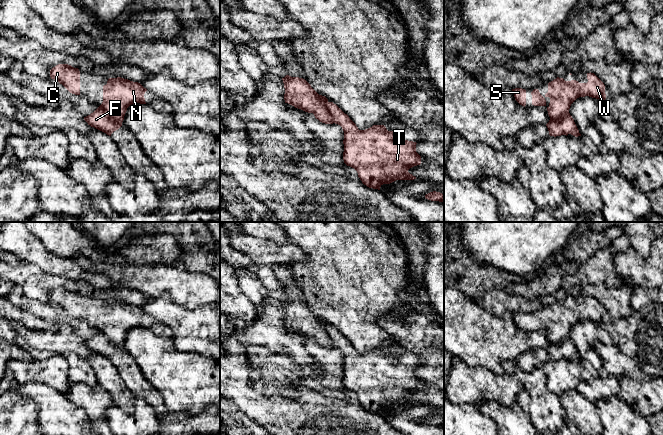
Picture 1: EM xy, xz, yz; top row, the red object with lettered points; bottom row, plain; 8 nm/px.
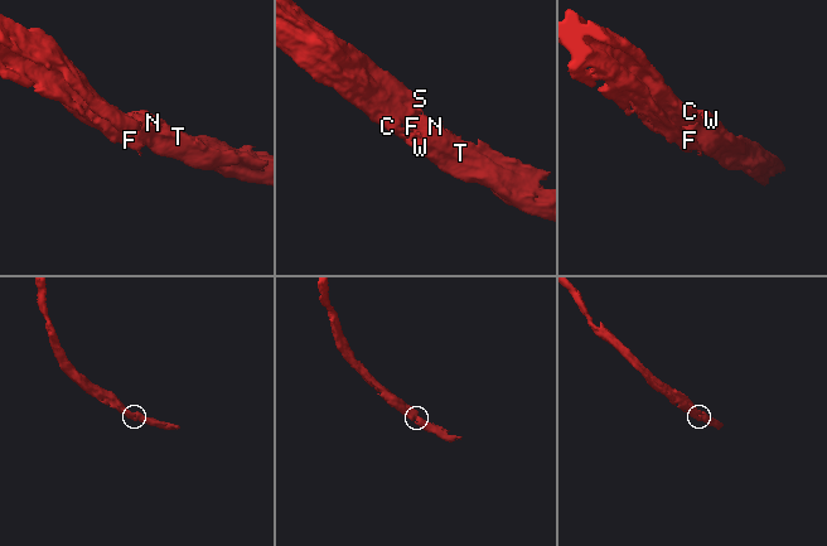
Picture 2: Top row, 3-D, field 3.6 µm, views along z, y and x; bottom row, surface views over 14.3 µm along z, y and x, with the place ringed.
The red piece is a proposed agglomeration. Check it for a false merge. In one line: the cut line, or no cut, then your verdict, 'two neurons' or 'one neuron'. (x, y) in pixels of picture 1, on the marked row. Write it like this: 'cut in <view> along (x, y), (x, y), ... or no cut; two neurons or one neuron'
cut in xz along (319, 95), (326, 104), (333, 122); two neurons

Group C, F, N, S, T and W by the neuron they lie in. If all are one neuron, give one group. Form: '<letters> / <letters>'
C N S T W / F

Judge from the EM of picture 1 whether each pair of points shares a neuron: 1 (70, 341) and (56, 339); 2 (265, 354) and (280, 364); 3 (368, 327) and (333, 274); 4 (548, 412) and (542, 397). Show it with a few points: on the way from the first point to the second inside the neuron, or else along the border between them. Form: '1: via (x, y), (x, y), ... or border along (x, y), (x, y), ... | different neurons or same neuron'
1: via (67, 341), (59, 341) | same neuron
2: via (269, 358), (276, 364) | same neuron
3: via (355, 315), (351, 292), (346, 287) | same neuron
4: via (544, 408), (542, 401) | same neuron

